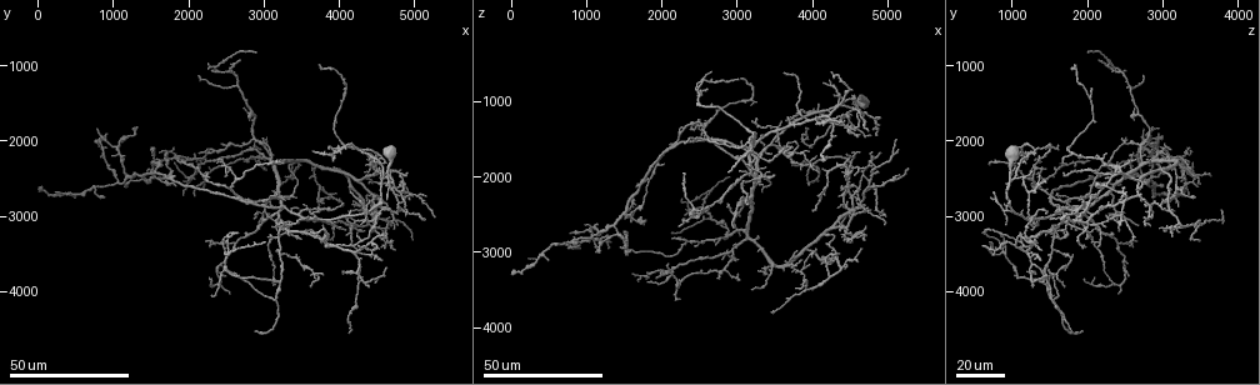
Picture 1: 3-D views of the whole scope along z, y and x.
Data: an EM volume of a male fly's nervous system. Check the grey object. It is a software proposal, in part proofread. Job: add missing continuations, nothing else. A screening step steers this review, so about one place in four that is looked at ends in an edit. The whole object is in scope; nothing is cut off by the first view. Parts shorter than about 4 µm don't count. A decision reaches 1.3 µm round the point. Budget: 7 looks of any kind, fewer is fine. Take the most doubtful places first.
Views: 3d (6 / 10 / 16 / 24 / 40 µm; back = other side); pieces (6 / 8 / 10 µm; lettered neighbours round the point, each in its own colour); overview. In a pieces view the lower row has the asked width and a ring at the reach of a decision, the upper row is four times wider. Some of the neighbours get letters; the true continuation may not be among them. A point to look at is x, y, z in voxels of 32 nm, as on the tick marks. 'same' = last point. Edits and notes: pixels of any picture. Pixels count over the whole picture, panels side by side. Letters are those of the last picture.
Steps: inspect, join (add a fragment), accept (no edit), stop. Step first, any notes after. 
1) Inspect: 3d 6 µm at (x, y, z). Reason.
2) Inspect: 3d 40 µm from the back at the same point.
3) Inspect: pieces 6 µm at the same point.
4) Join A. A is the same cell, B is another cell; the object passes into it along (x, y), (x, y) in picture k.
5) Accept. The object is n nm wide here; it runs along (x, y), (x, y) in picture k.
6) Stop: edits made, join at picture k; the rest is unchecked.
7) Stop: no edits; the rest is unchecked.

Inspect: 3d 24 µm at (1800, 2300, 3400). Free end.

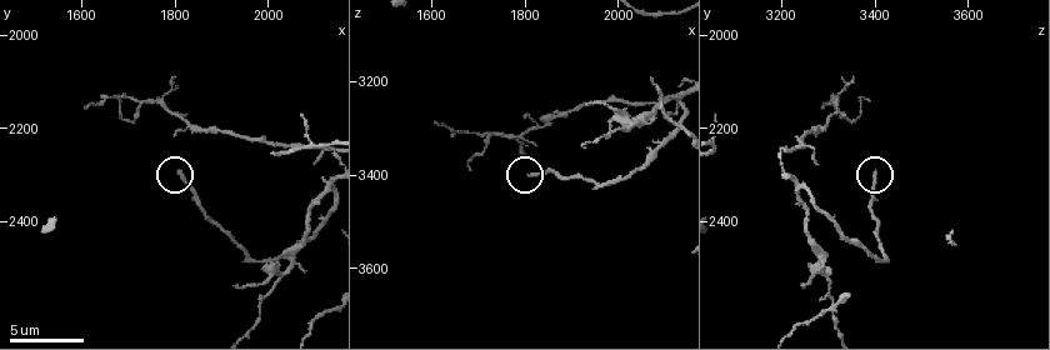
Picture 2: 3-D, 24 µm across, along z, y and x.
Inspect: pieces 8 µm at (1815, 2300, 3395).

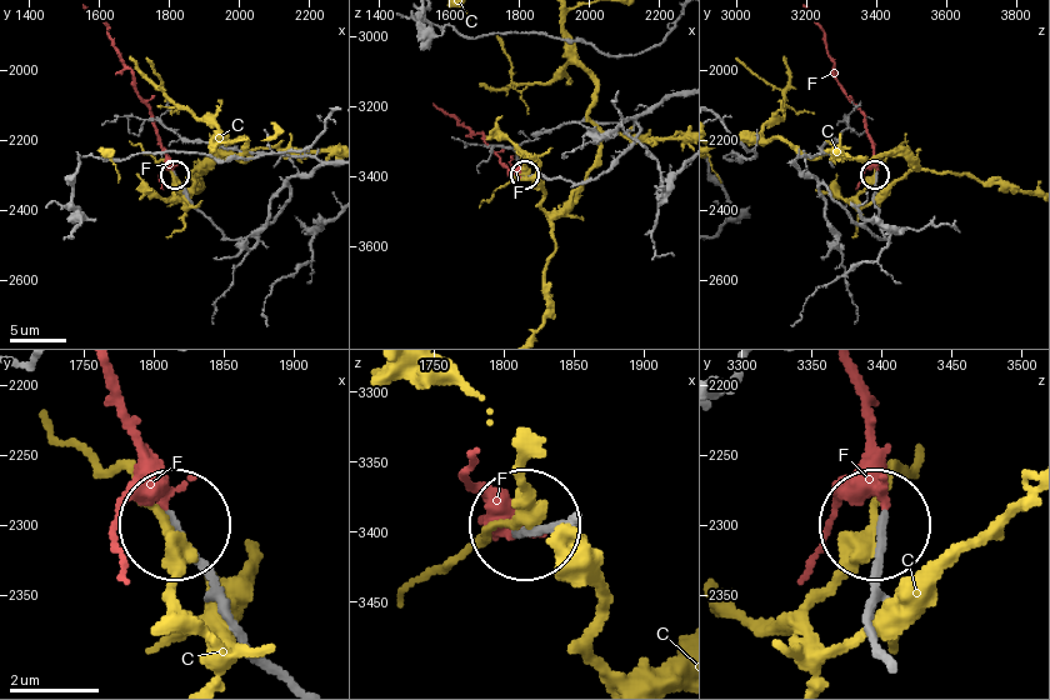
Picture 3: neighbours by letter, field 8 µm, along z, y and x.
Join F. F is the same cell, C is another cell; the object passes into it along (193, 200), (171, 171), (151, 111), (100, 21) in picture 3; the cell continues.

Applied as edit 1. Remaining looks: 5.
Inspect: overview.

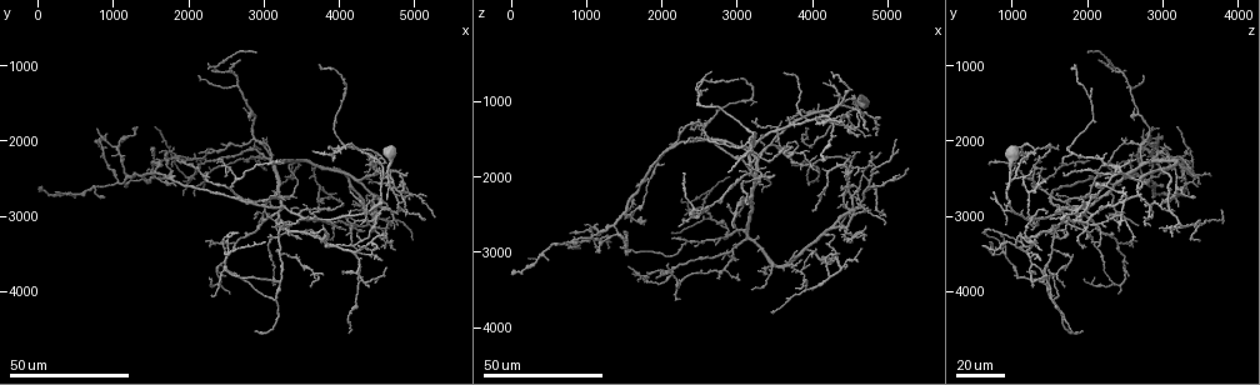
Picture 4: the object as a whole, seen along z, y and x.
Inspect: 3d 24 µm at (750, 1900, 2750). An open end.

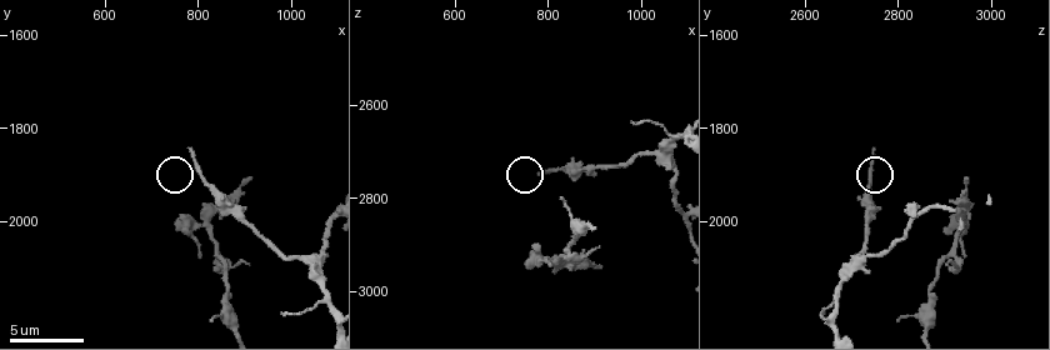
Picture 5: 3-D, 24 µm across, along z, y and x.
Inspect: pieces 8 µm at (790, 1845, 2750).

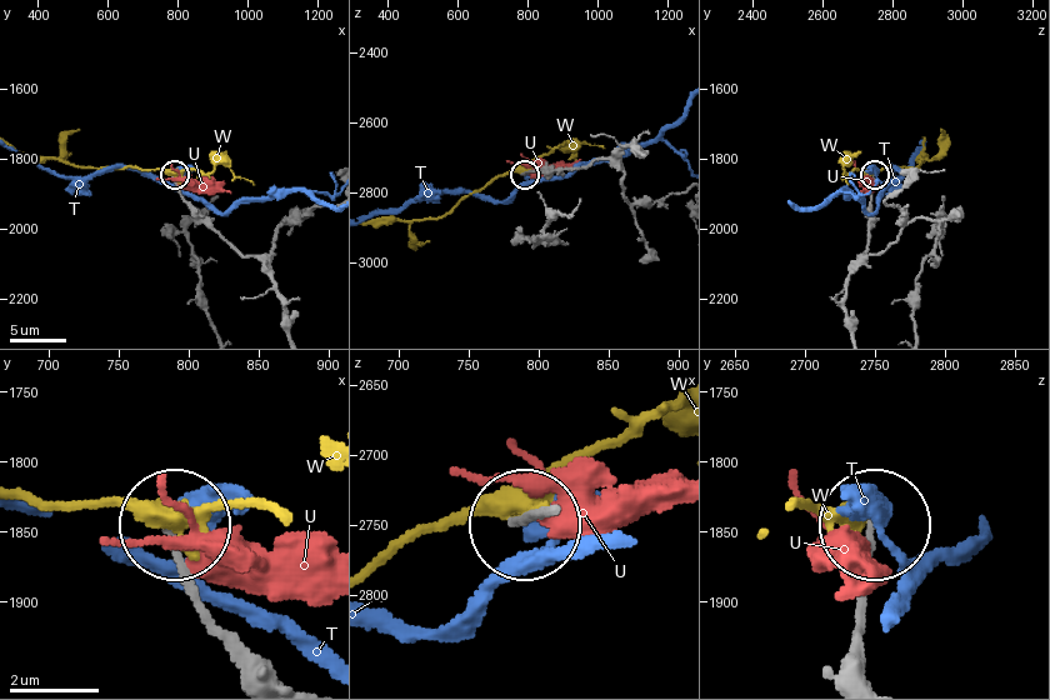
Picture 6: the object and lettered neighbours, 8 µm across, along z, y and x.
Accept. T, U and W are other cells; none of them fits.

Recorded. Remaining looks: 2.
Inspect: 3d 24 µm at (3000, 3100, 2700). Long arm stops here.

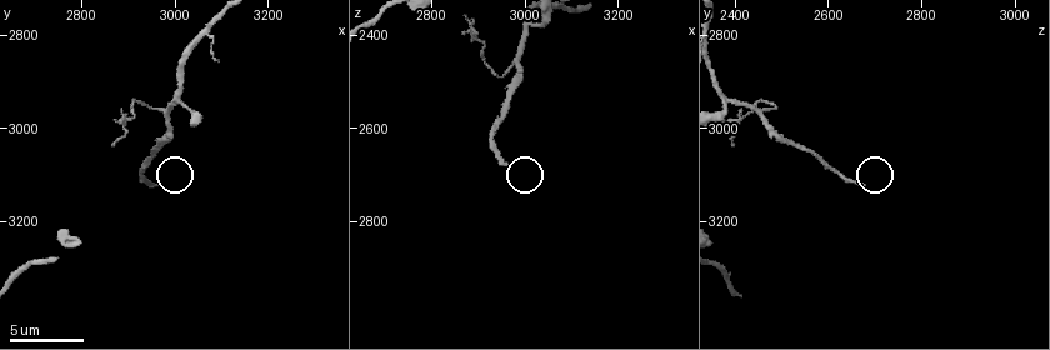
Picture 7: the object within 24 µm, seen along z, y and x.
Inspect: pieces 6 µm at (2955, 3120, 2680). See the neighbours.

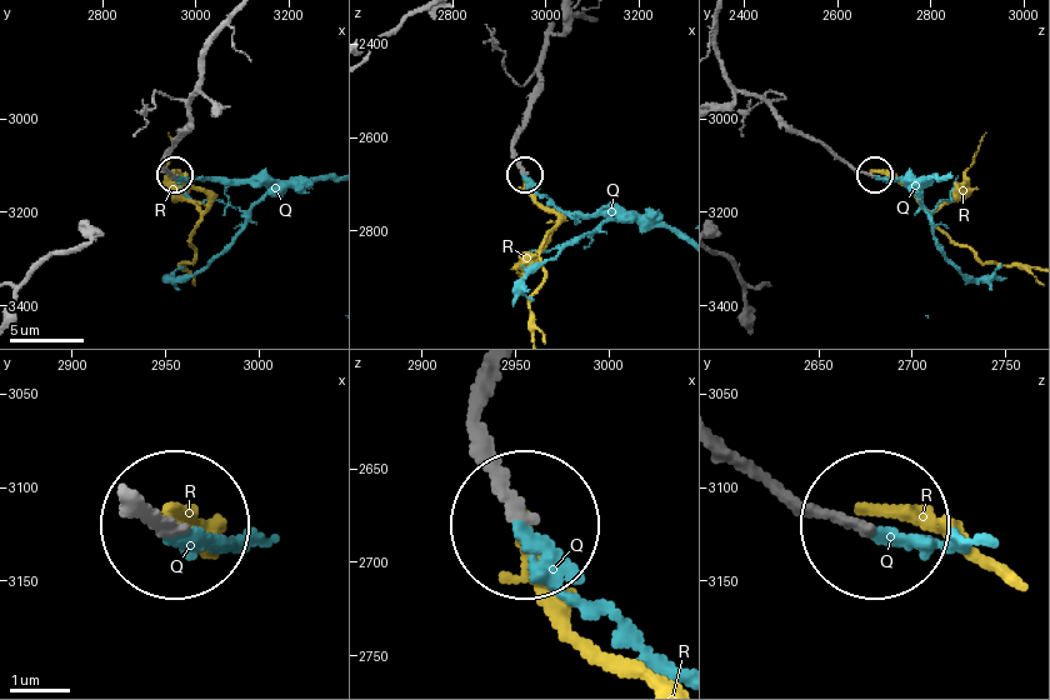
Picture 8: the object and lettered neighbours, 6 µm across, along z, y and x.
Join Q. The object is 180 nm wide here; Q is the same cell, R is another cell; the object passes into it along (725, 445), (800, 500), (949, 539) in picture 8; it goes on there.

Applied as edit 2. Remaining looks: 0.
Stop: edits made, join at picture 3, join at picture 8; the rest is unchecked.

